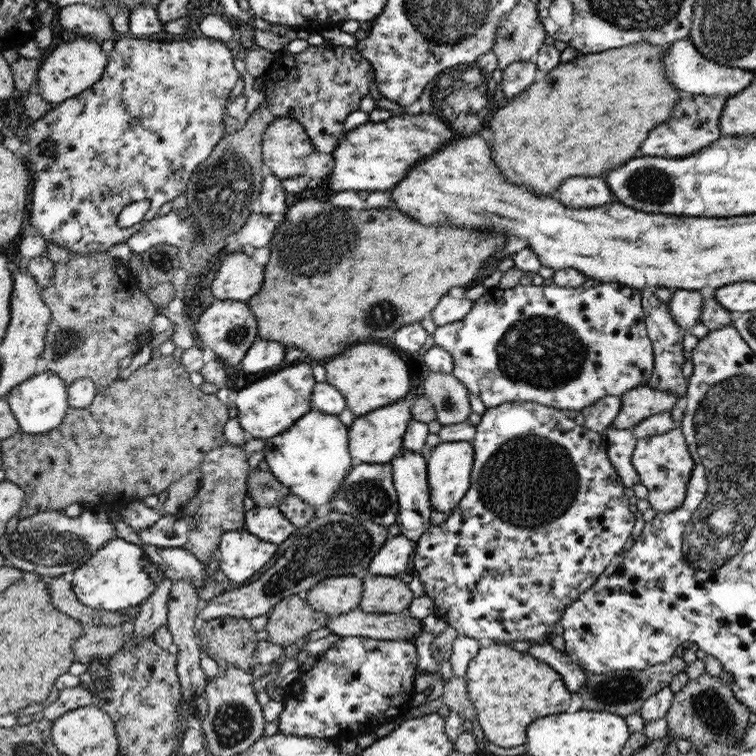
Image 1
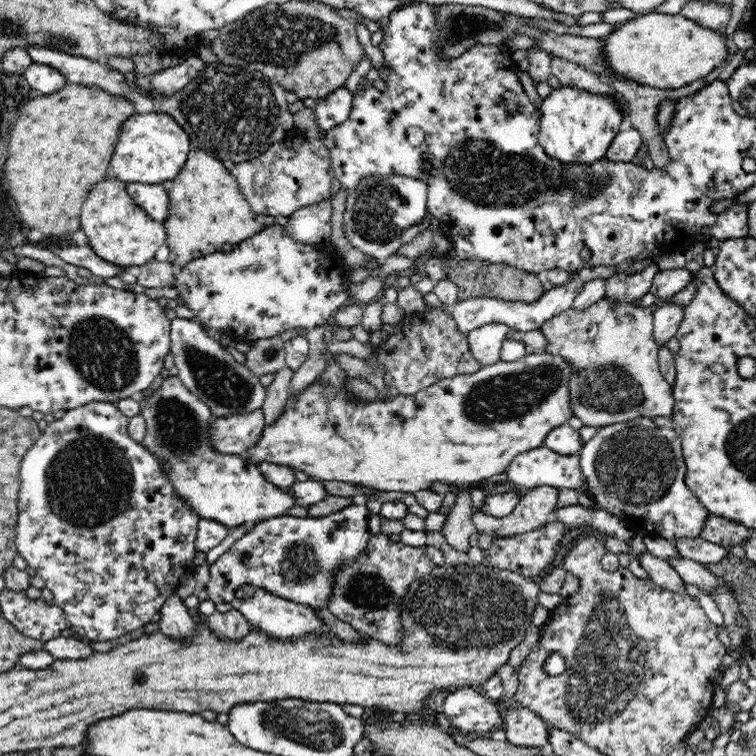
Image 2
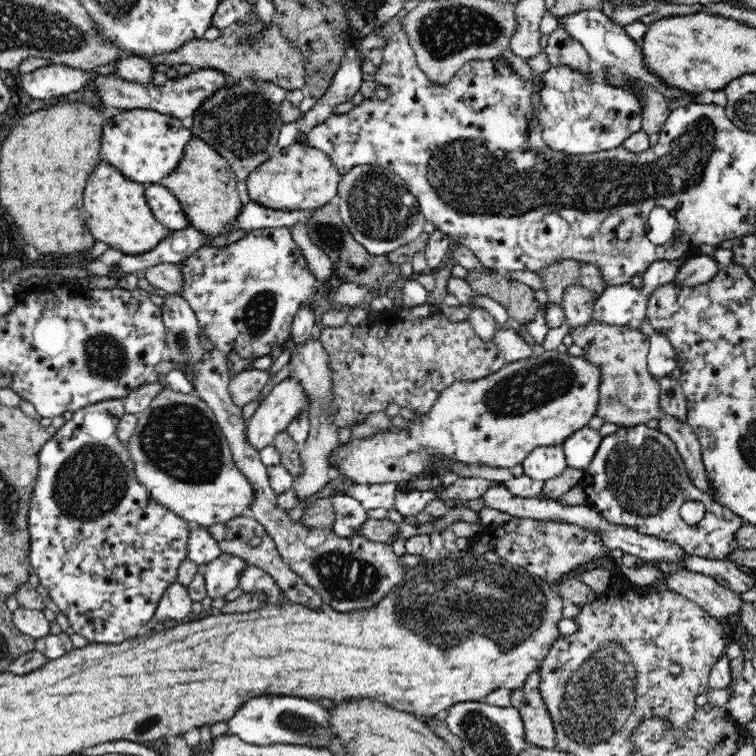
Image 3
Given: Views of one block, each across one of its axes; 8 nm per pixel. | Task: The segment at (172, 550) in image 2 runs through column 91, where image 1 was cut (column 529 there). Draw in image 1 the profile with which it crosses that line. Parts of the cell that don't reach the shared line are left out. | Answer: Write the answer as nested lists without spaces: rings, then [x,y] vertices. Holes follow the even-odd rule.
[[[507,403],[497,408],[487,408],[476,427],[476,435],[471,444],[474,462],[470,488],[444,523],[431,526],[417,540],[412,566],[418,572],[417,576],[424,585],[425,594],[434,601],[433,614],[444,617],[448,625],[456,627],[458,633],[481,643],[499,641],[510,644],[515,640],[536,641],[548,632],[550,626],[559,622],[564,609],[592,587],[614,557],[624,550],[624,544],[631,536],[632,527],[635,525],[635,510],[624,494],[624,486],[618,472],[608,459],[607,444],[601,434],[584,428],[575,420],[570,420],[564,412],[556,408],[535,403]]]

